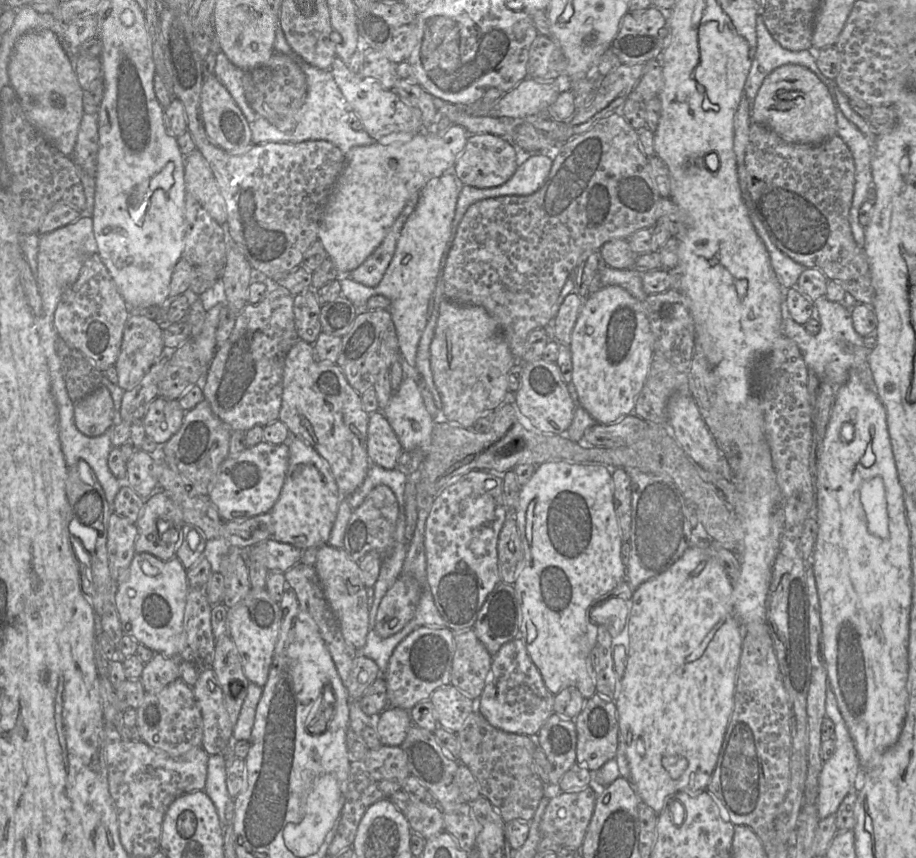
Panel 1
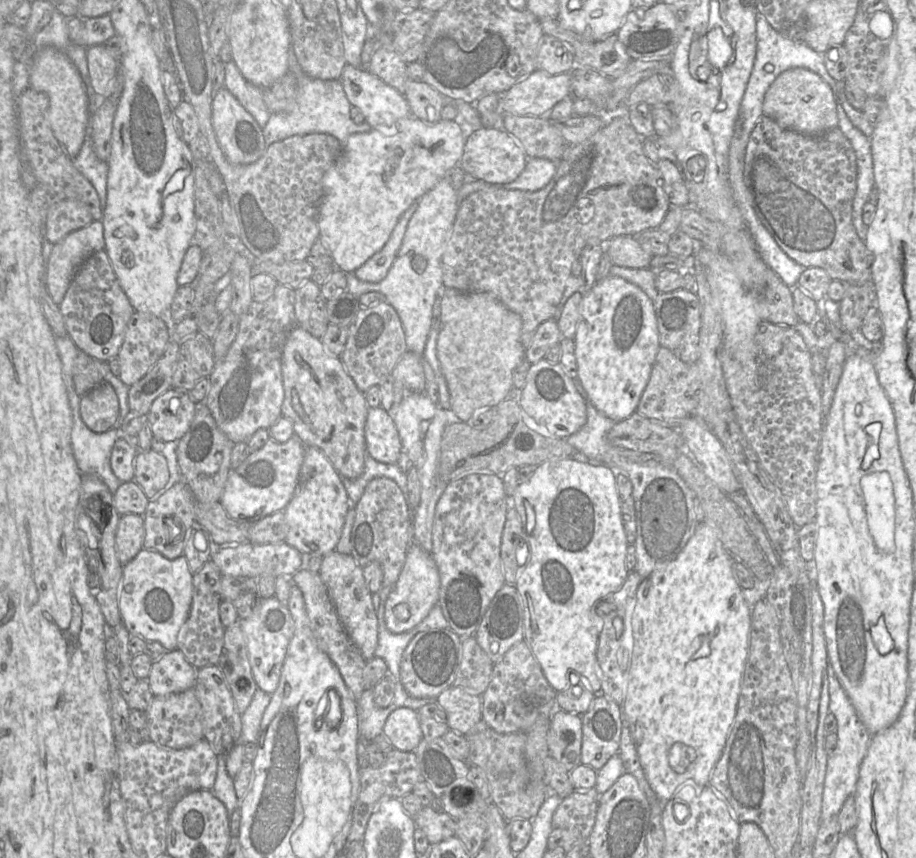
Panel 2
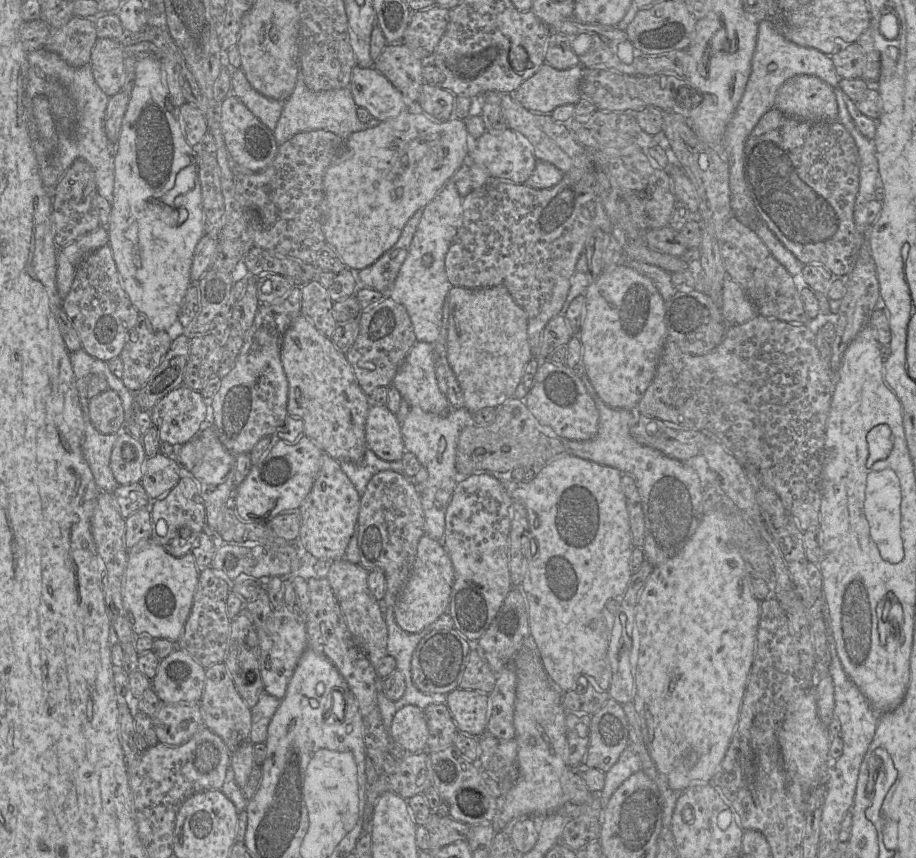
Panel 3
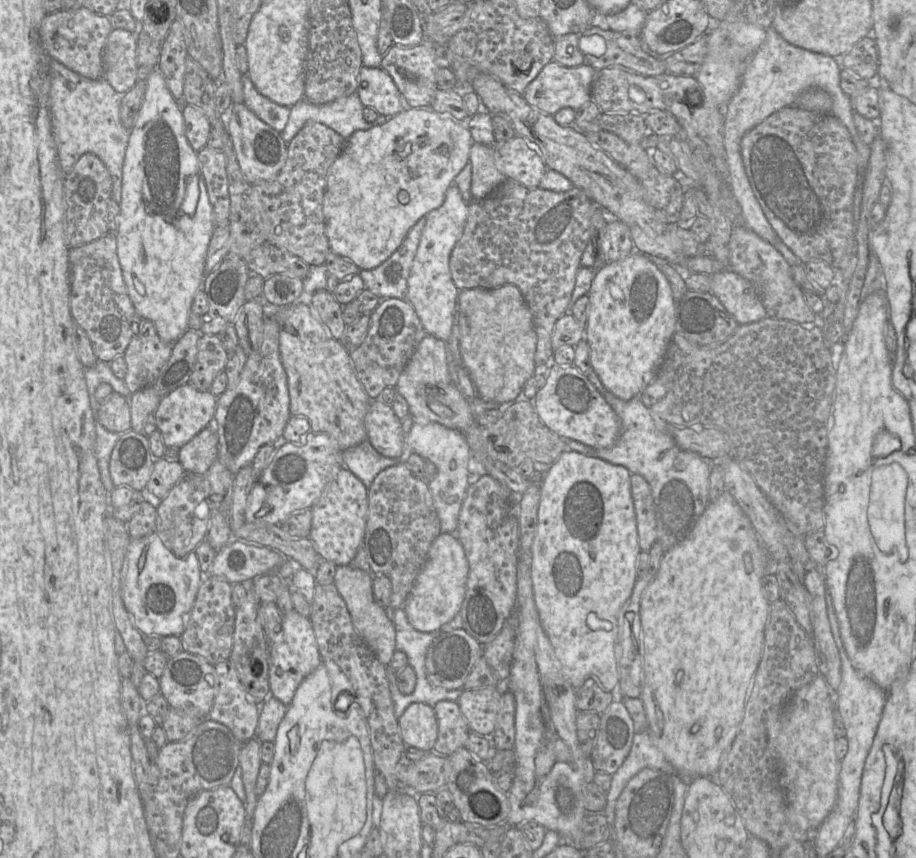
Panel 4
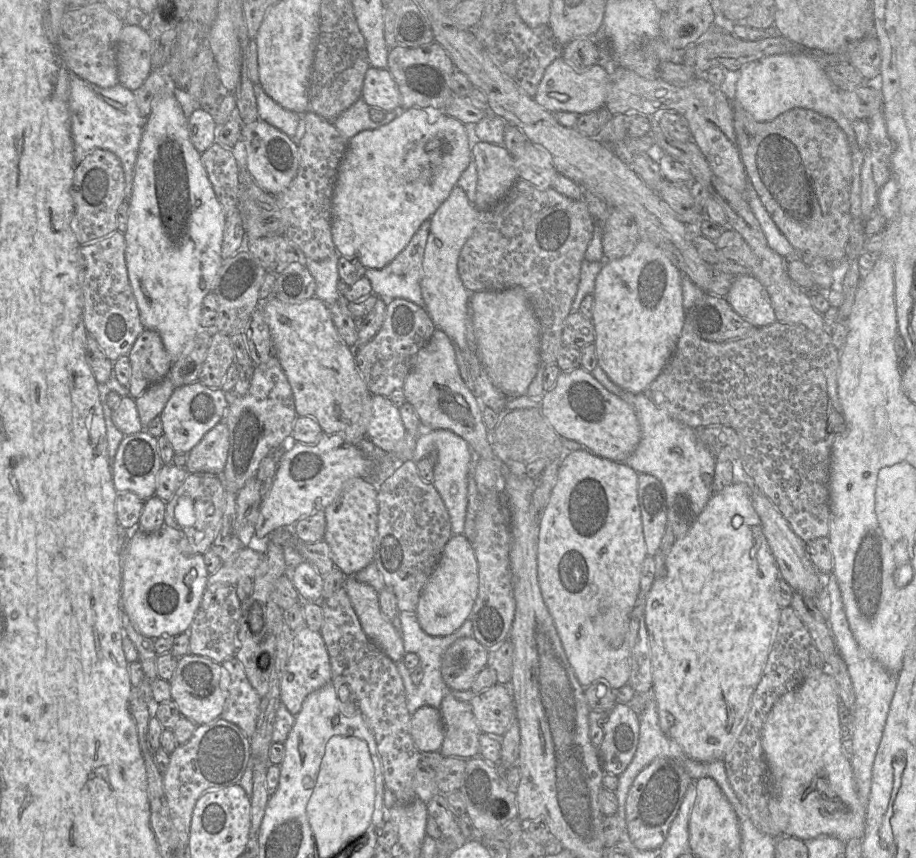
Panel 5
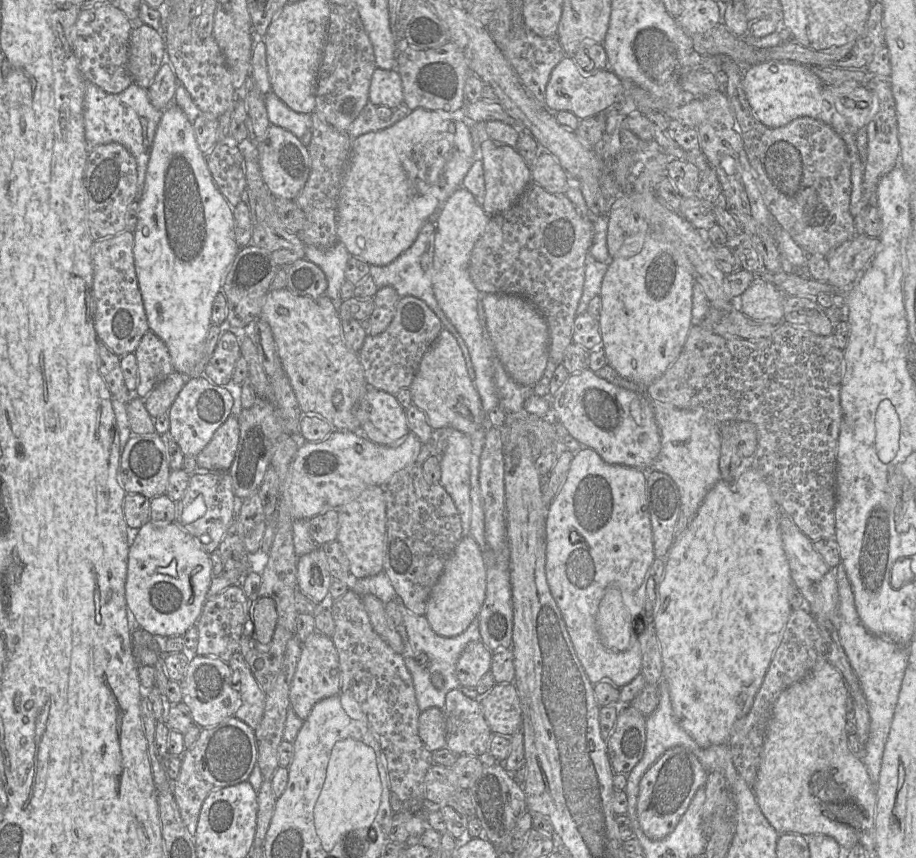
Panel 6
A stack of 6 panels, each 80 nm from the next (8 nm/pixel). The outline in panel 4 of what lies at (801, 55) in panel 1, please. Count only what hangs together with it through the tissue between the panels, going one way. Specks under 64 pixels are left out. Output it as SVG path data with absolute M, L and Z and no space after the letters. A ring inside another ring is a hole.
M773 26L765 30L763 43L747 63L737 91L724 108L724 148L728 164L726 182L741 208L744 225L774 246L779 238L751 188L741 156L741 140L749 130L771 114L793 106L797 98L810 88L824 89L831 97L836 97L842 69L839 60L789 43Z

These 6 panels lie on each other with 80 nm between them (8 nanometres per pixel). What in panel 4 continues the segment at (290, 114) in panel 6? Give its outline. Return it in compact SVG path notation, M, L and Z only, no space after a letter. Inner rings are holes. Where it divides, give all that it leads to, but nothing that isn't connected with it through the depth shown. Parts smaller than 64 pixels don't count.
M242 75L242 85L243 104L264 123L281 132L287 124L290 108L278 105L260 94L248 75Z

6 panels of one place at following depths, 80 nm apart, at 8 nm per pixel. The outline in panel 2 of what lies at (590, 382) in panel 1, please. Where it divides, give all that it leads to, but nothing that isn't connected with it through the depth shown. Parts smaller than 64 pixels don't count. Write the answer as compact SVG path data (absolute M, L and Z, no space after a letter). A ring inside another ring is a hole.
M607 276L603 280L596 283L590 289L584 289L583 300L580 308L580 321L577 325L576 333L573 338L575 342L575 356L578 365L578 380L585 390L585 398L590 402L600 413L615 422L628 418L637 411L637 407L641 396L648 384L652 367L656 359L656 355L660 349L659 332L657 327L657 319L653 307L652 300L636 285L617 276Z

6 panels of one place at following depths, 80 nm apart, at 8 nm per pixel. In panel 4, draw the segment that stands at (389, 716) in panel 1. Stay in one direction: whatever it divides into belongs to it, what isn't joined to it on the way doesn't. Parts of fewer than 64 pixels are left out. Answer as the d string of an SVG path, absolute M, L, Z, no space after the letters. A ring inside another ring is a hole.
M424 703L409 705L398 718L402 739L408 747L431 751L438 737L434 708Z

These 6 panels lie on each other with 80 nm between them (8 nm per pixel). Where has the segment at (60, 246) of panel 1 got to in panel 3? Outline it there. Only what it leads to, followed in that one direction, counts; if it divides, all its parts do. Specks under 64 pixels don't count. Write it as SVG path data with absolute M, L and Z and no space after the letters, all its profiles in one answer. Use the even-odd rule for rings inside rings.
M102 225L65 247L58 248L56 263L56 286L61 299L70 291L80 262L90 253L109 243L106 227Z

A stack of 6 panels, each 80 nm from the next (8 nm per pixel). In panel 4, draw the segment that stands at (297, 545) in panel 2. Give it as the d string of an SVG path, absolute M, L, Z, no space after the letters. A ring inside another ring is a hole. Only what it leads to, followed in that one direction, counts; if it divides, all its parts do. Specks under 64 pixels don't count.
M342 468L310 508L309 539L324 561L336 566L349 565L363 545L368 516L368 488L346 468Z

